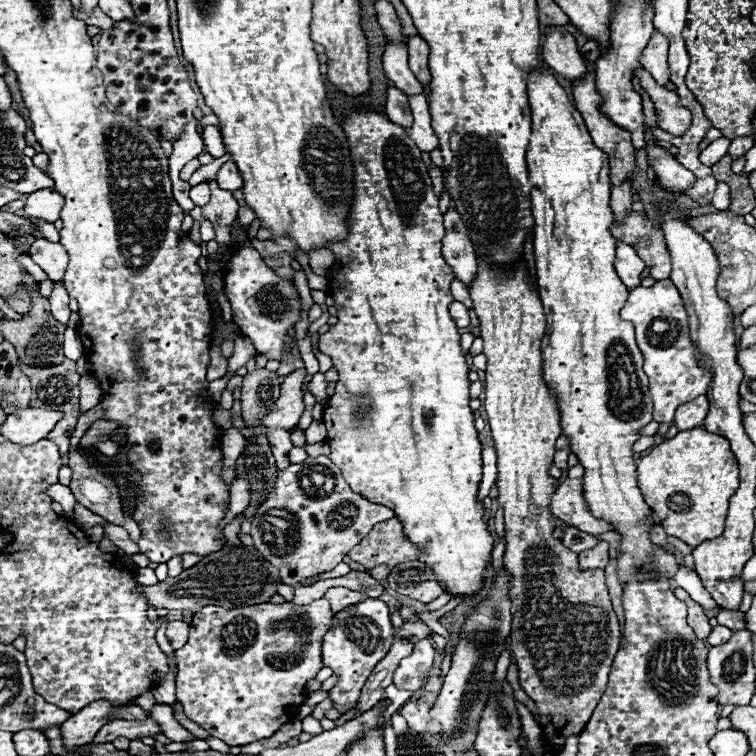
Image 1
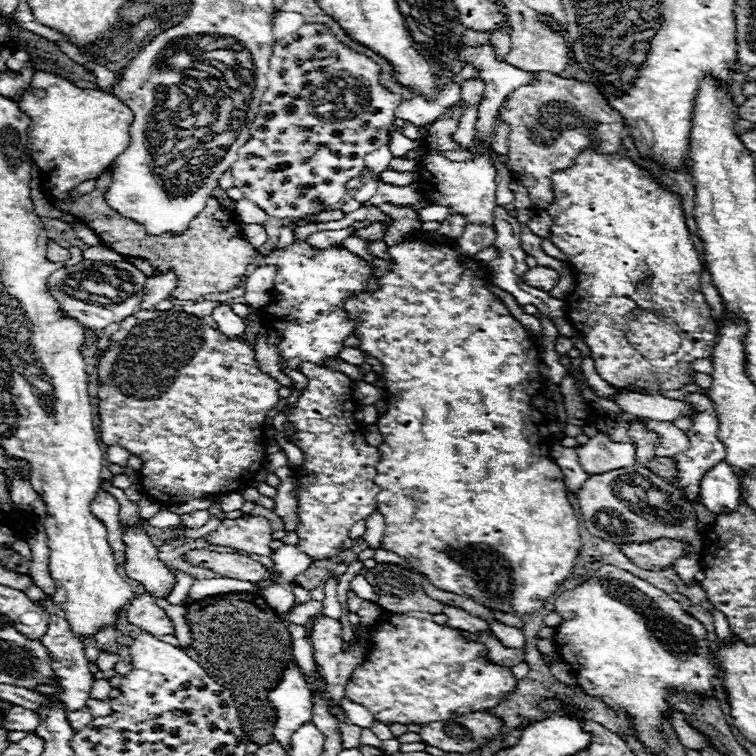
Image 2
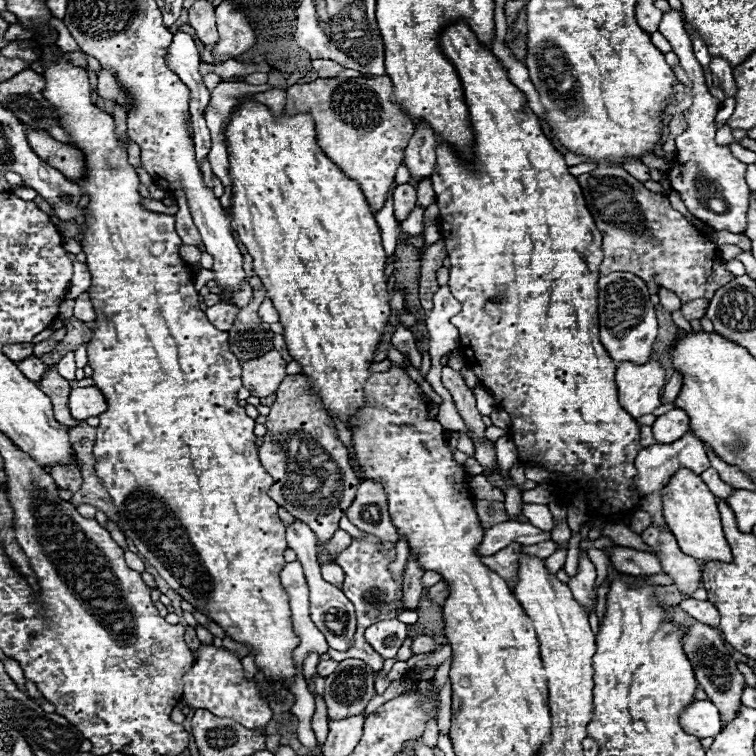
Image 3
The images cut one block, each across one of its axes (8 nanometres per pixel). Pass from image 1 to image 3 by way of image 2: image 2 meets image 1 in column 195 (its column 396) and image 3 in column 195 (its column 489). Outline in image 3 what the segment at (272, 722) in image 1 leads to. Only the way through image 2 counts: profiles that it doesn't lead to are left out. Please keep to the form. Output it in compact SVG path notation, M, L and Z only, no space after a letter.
M200 644L198 658L194 666L182 676L184 682L184 696L182 700L190 708L206 708L218 718L232 718L238 724L246 726L248 730L260 730L264 732L270 718L272 708L268 704L268 698L260 694L260 688L254 680L244 678L242 662L236 652L226 648L216 648L212 644Z

